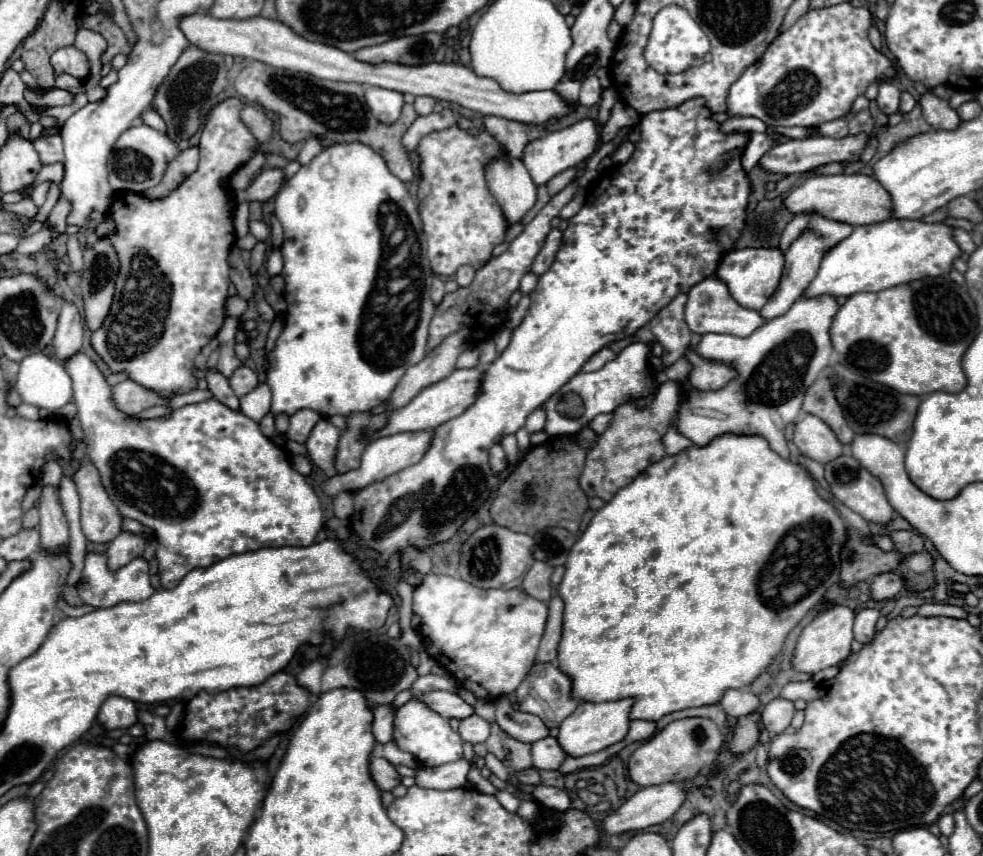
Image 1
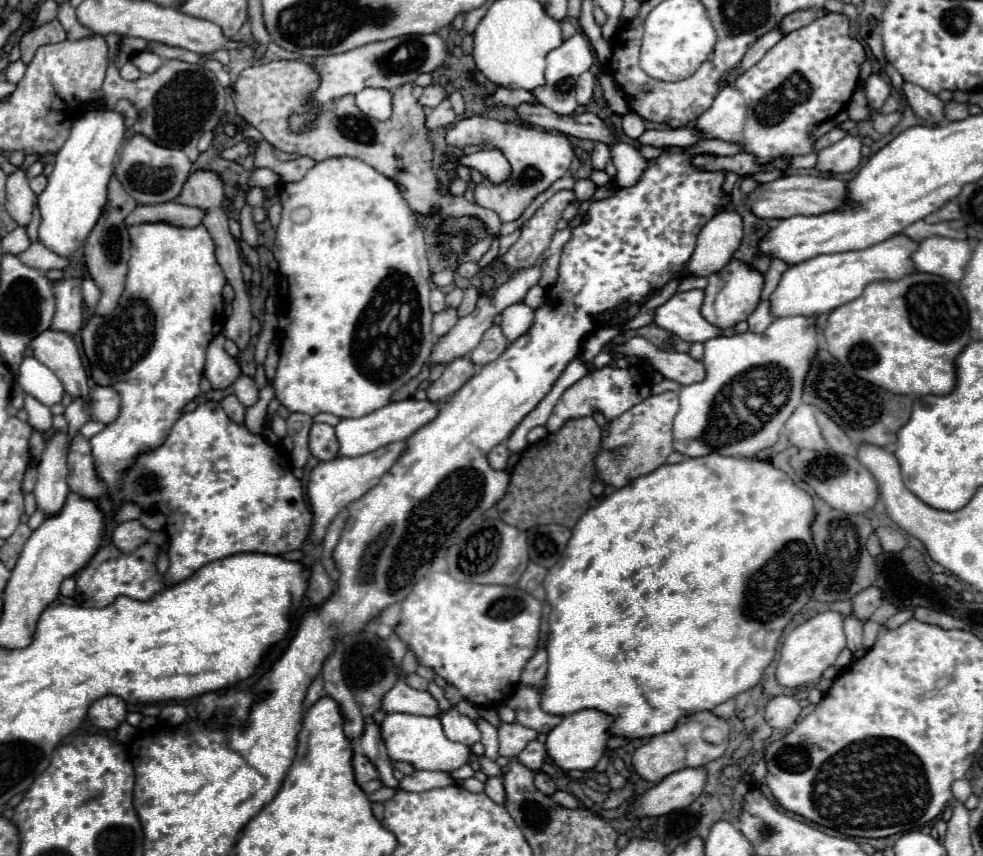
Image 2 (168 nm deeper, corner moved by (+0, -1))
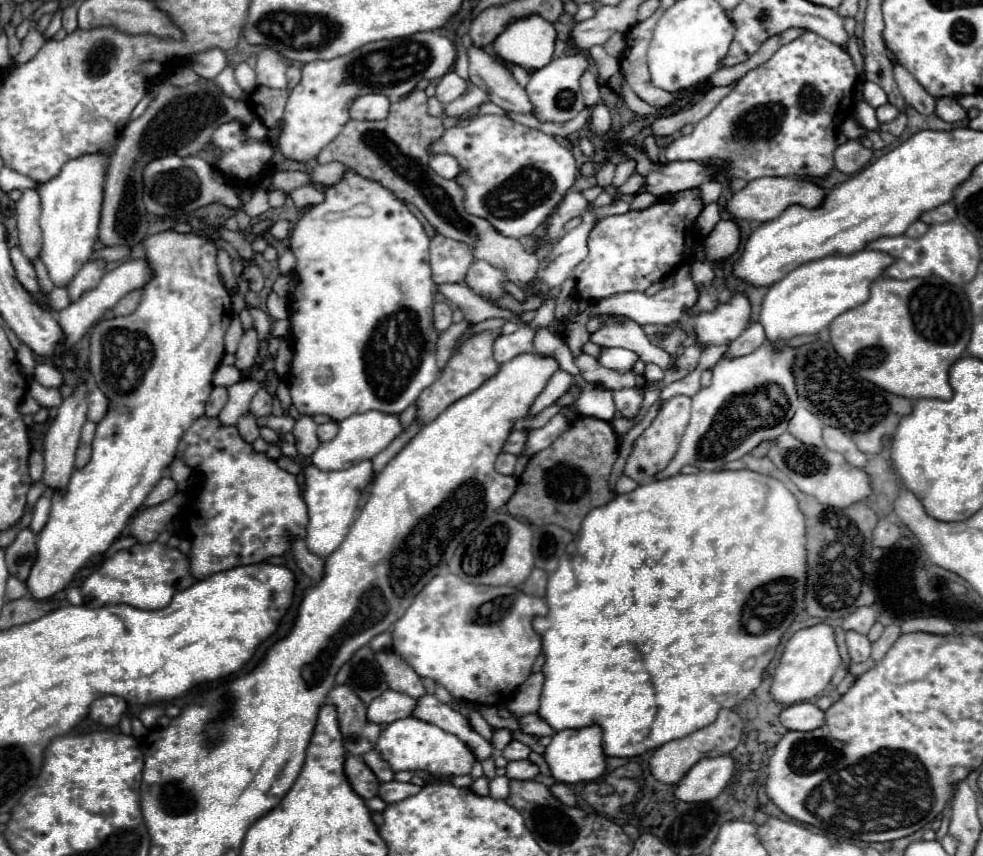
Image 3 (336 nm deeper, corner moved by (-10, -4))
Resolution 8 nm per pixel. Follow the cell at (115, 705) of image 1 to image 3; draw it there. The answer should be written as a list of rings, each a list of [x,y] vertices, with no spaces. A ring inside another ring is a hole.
[[[119,696],[97,698],[89,708],[89,718],[103,726],[117,726],[121,716],[127,712],[127,702]]]

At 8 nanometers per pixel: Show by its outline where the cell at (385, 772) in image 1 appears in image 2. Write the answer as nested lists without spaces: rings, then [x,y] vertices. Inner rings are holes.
[[[355,751],[351,763],[353,763],[353,771],[355,771],[355,781],[357,781],[357,785],[359,785],[367,795],[373,793],[373,791],[377,791],[379,787],[383,787],[383,783],[379,781],[379,775],[377,775],[377,771],[375,771],[375,767],[369,763],[369,759],[367,759],[363,753]]]

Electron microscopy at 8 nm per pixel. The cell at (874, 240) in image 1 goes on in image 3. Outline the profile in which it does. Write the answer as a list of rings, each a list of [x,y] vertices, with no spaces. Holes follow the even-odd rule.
[[[861,250],[851,256],[827,256],[795,268],[783,280],[775,282],[763,298],[759,322],[765,328],[767,340],[789,340],[795,336],[821,332],[831,324],[831,320],[835,320],[835,316],[867,300],[867,288],[871,282],[883,276],[883,268],[887,268],[887,264],[891,264],[891,256]]]

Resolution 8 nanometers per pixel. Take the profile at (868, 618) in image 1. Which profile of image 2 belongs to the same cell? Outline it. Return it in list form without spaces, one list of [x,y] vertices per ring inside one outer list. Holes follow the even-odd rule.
[[[845,617],[843,621],[843,631],[847,637],[847,647],[851,653],[861,649],[861,635],[863,635],[863,623],[853,619],[853,617]]]

